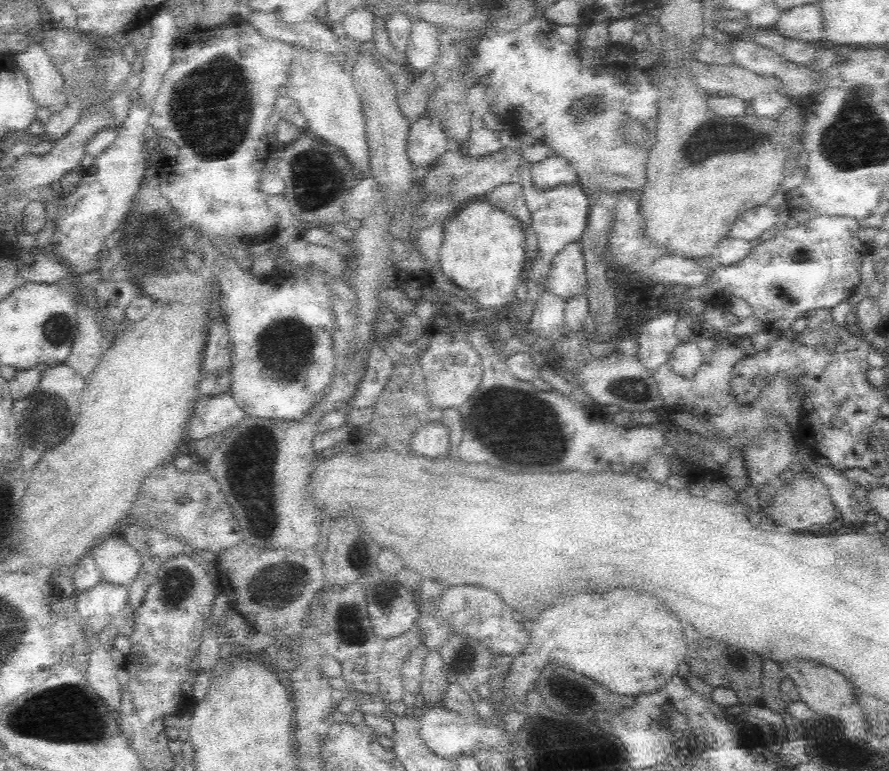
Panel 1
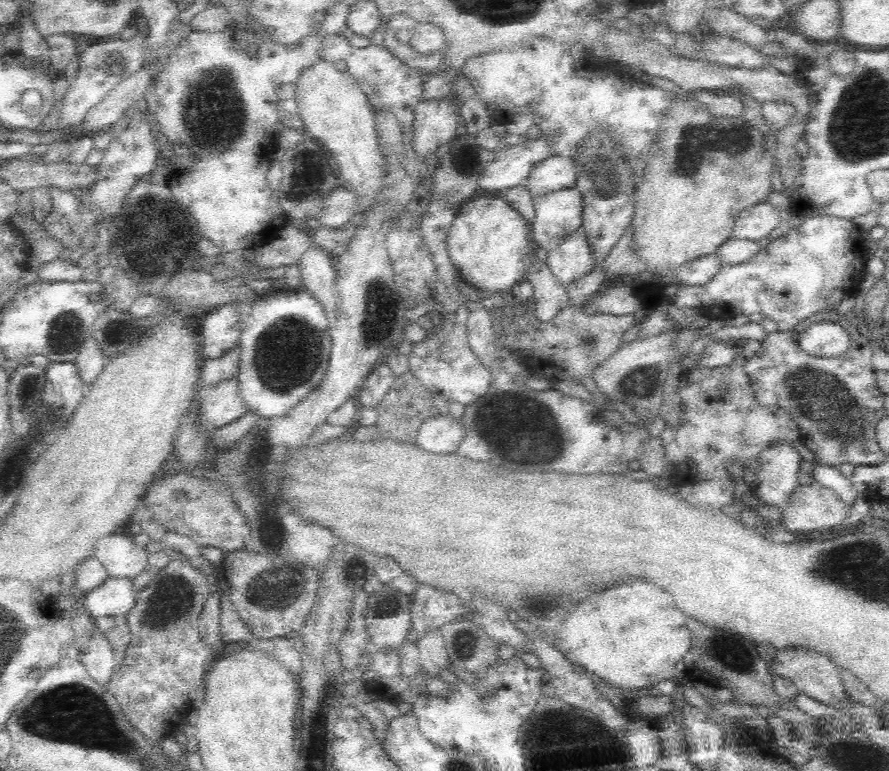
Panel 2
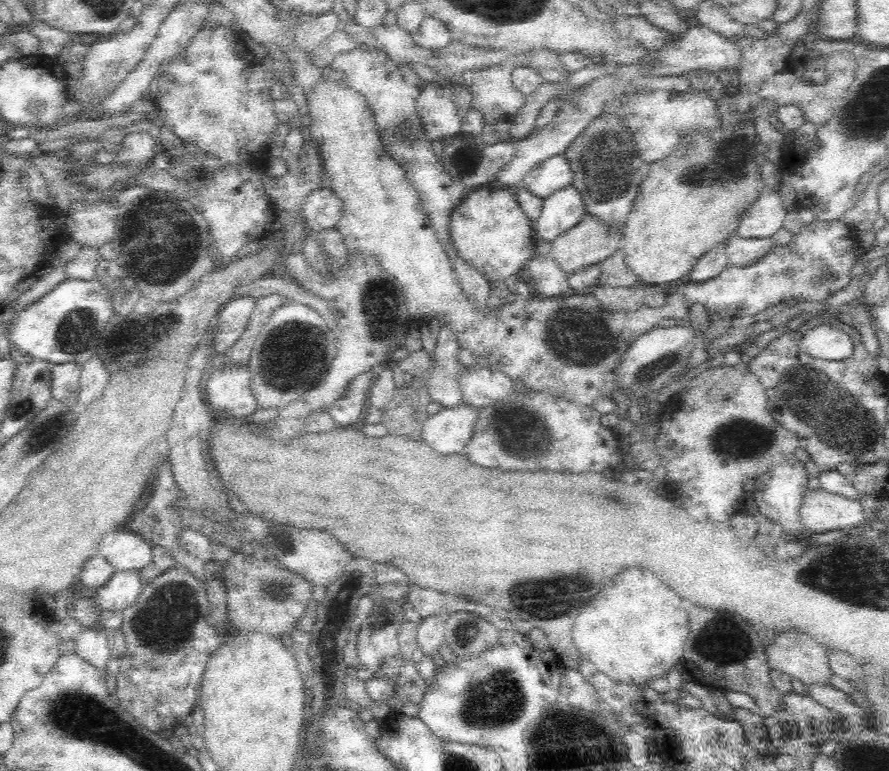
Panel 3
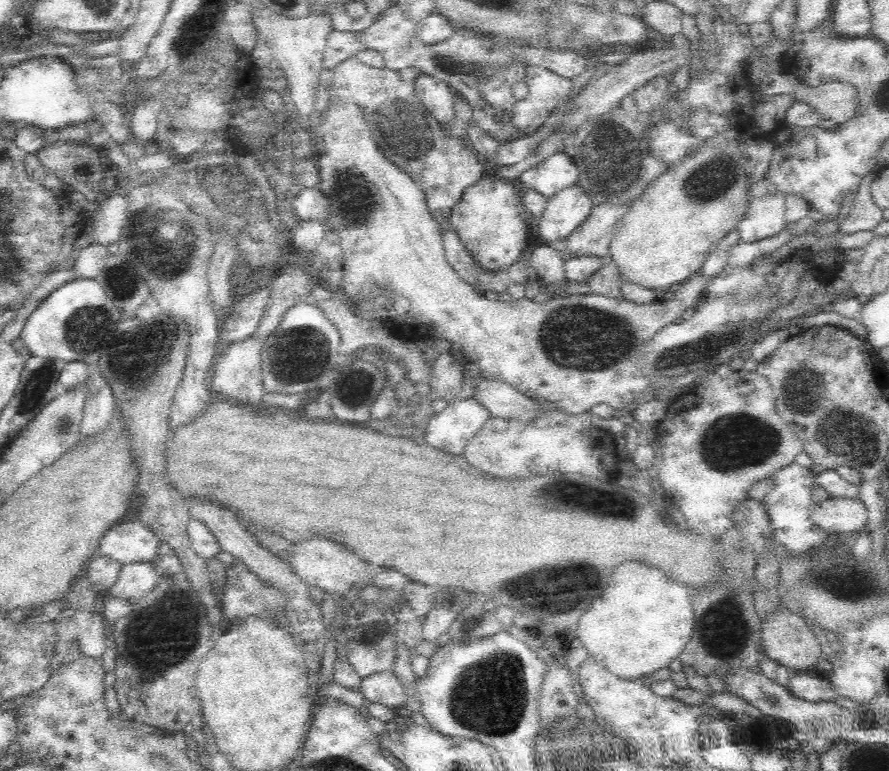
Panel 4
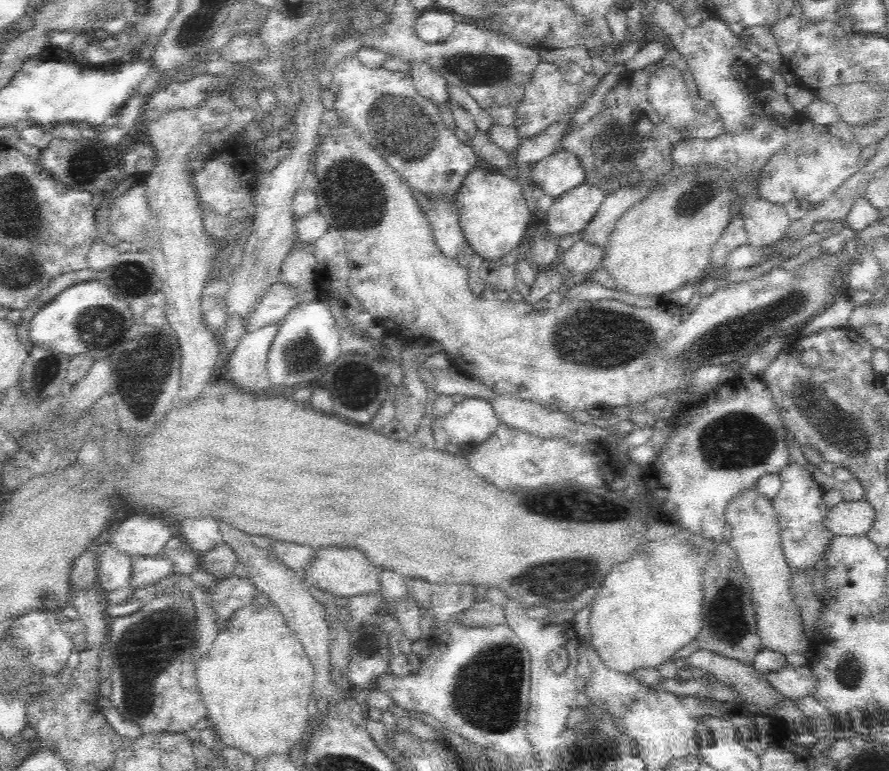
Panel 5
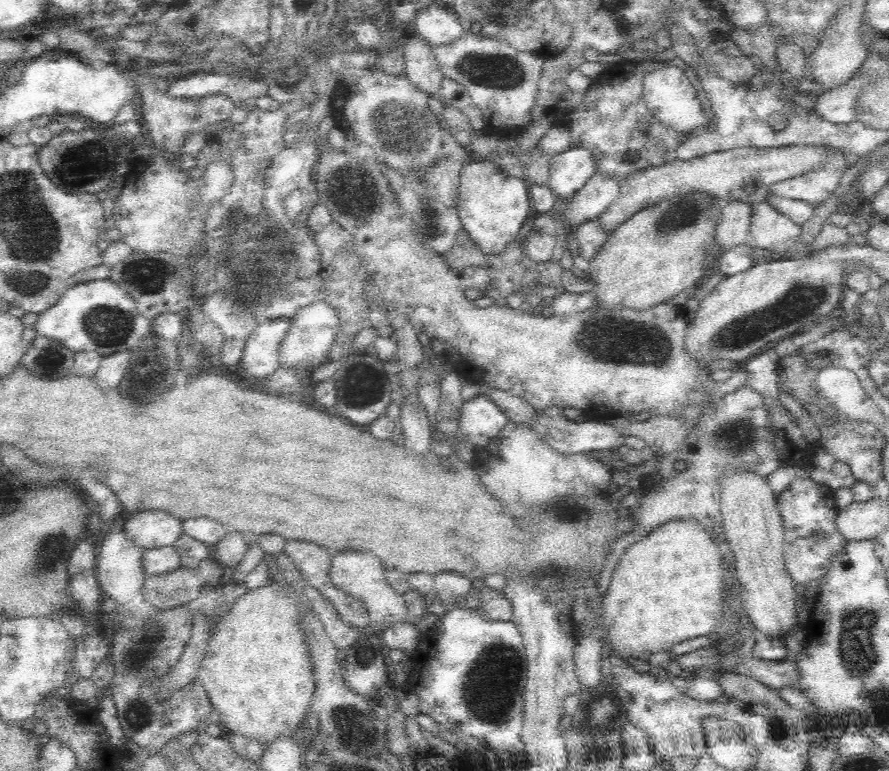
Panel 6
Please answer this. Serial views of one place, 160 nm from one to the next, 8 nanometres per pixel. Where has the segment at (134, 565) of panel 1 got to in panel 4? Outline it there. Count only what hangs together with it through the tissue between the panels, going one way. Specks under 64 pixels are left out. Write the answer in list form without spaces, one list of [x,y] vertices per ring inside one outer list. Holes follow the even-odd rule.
[[[123,520],[112,526],[101,539],[97,552],[118,561],[128,563],[152,563],[161,541],[143,522]]]

